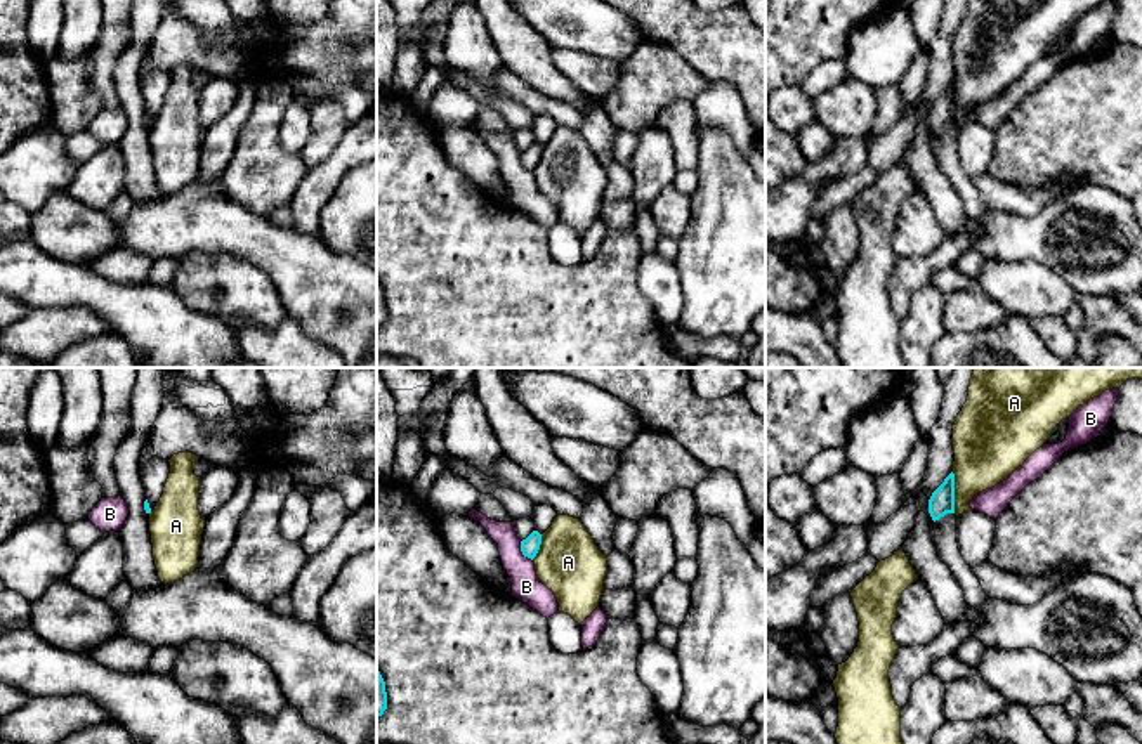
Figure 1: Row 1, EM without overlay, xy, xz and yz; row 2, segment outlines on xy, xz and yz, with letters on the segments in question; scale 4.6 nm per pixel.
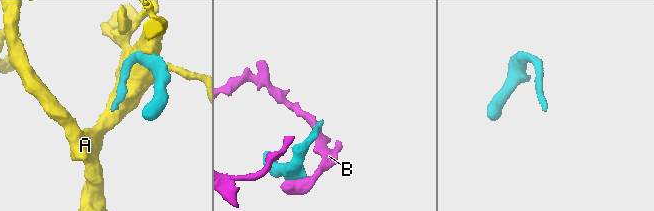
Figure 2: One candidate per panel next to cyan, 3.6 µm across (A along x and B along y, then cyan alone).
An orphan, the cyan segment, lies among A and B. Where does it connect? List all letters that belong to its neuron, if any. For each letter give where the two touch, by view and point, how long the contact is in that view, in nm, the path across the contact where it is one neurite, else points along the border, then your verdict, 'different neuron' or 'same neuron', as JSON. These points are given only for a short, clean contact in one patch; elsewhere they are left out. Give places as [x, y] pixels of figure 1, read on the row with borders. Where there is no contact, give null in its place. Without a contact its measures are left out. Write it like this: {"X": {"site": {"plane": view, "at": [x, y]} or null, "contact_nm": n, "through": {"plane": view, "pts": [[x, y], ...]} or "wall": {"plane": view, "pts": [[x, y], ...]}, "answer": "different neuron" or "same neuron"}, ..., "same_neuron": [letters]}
{"A": {"site": {"plane": "yz", "at": [953, 491]}, "contact_nm": 200, "answer": "different neuron"}, "B": {"site": {"plane": "xz", "at": [521, 550]}, "contact_nm": 110, "answer": "different neuron"}, "same_neuron": []}

